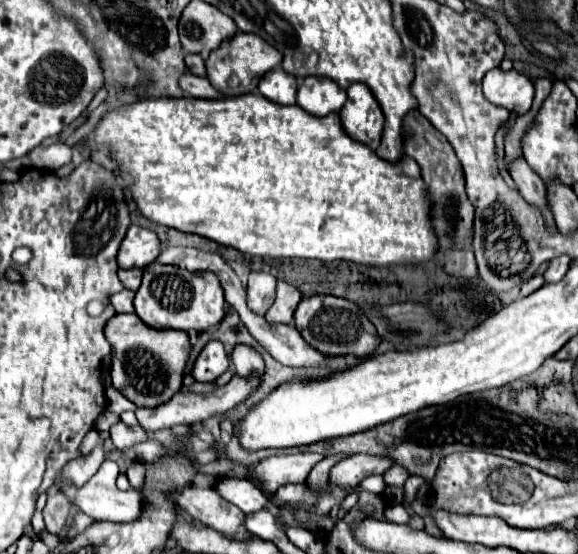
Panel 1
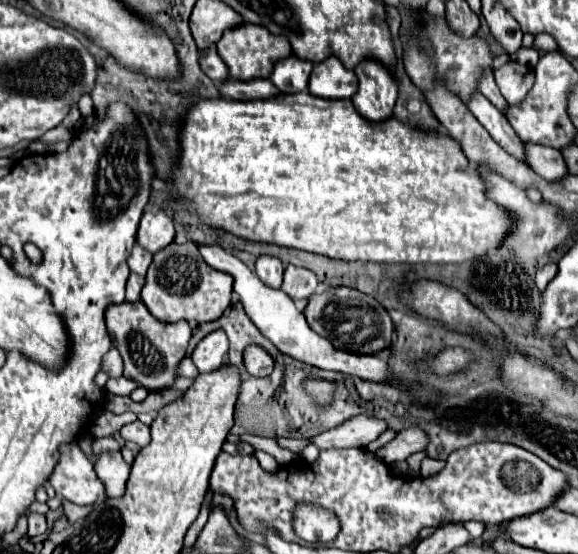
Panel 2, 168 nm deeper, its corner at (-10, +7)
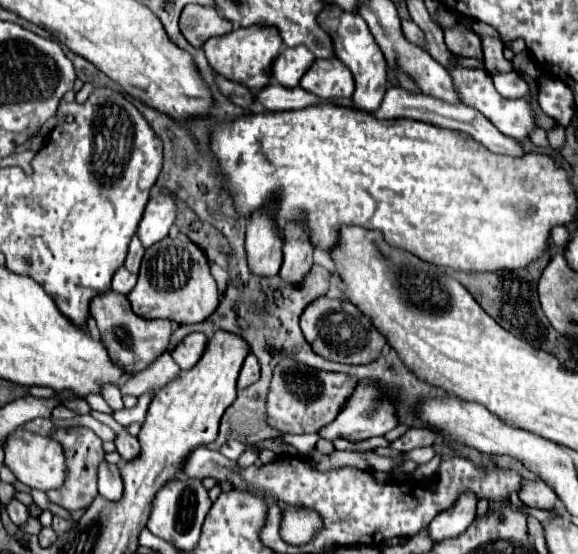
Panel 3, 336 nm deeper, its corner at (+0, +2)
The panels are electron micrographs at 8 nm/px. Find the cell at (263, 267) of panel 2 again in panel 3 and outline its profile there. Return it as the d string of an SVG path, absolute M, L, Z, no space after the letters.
M252 214L246 230L248 266L256 276L276 276L282 264L282 240L274 232L272 218Z

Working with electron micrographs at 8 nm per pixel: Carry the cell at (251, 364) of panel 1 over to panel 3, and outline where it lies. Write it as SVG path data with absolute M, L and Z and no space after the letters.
M248 354L242 364L240 376L238 376L238 388L246 388L246 386L254 384L258 378L260 378L260 364L254 358L254 354Z

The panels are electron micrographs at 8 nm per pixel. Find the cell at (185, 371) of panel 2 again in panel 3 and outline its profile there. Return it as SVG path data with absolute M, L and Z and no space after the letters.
M166 352L156 362L152 362L146 370L128 378L120 386L120 392L122 394L132 394L132 396L142 396L146 392L158 392L172 378L178 378L178 376L180 376L180 368L172 360L172 356Z

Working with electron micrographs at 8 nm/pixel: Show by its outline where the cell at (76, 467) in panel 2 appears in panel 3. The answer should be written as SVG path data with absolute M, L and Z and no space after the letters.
M16 430L16 434L10 434L6 440L6 466L14 472L14 476L36 490L48 492L48 490L58 490L58 486L64 484L66 478L66 462L64 462L64 450L60 442L52 438L44 438L32 432Z

